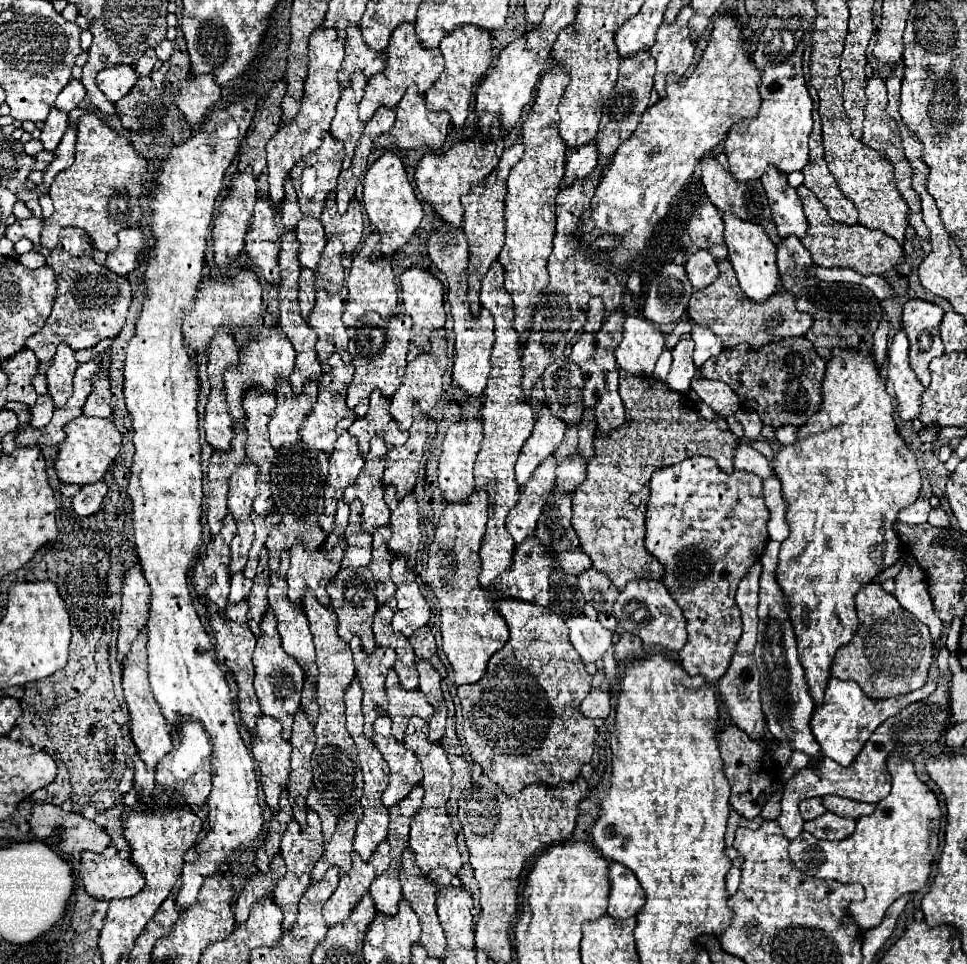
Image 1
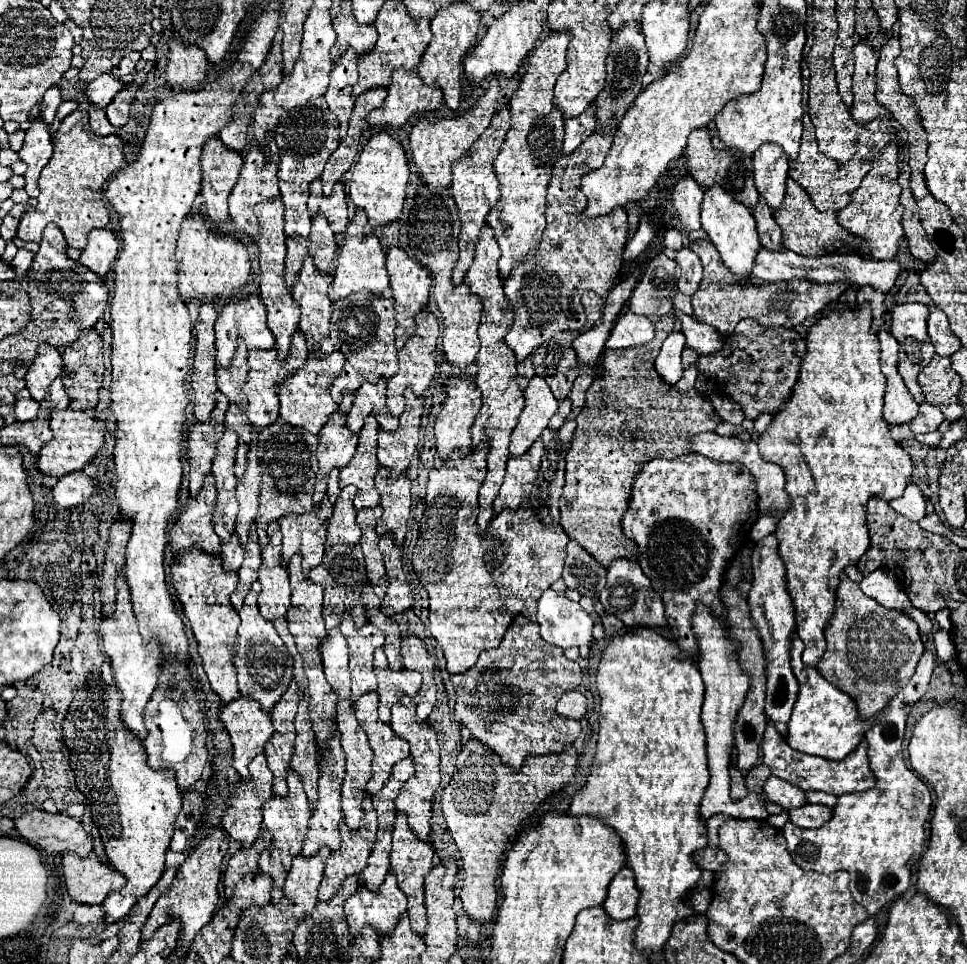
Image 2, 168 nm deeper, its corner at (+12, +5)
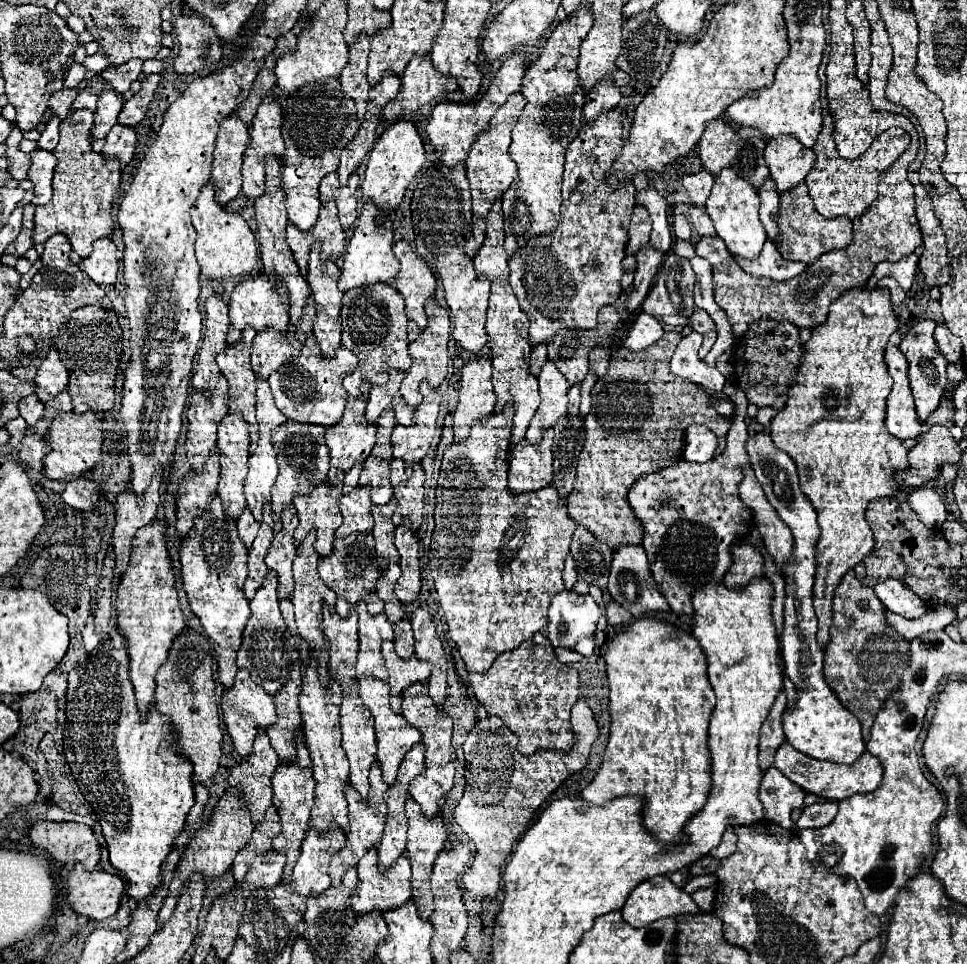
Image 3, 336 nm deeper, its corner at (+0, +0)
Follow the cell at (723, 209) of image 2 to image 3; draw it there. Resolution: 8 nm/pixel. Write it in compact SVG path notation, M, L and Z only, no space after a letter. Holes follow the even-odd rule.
M726 168L716 176L710 198L706 202L706 210L714 222L716 234L724 240L724 244L732 256L738 256L744 260L758 258L758 254L766 242L766 230L762 228L762 222L758 218L758 208L760 208L760 200L758 200L756 190L750 188L750 184L746 184L746 180L736 176L734 170Z

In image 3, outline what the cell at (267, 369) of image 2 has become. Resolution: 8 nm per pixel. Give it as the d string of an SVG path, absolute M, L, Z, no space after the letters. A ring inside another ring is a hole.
M310 296L296 332L288 330L282 336L276 330L268 328L266 332L256 334L252 342L252 370L258 380L268 380L272 372L276 372L284 364L290 364L300 356L304 340L314 330L314 320L316 320L316 308L314 308L314 298Z

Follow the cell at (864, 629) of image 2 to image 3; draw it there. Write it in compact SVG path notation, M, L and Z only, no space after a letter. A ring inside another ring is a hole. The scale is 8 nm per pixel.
M848 572L842 582L836 588L834 594L834 620L830 626L830 644L826 646L826 658L824 658L824 678L828 686L836 692L840 702L858 716L862 724L862 736L868 742L870 740L870 728L874 724L874 718L878 710L882 710L884 702L900 688L900 678L904 670L910 666L910 640L898 634L886 620L886 608L878 600L872 588L864 586L854 572Z

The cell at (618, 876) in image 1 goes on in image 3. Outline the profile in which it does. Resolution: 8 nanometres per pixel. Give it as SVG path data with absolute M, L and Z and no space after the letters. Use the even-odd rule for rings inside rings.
M654 876L646 882L640 882L628 896L622 918L630 926L646 926L658 918L680 916L680 914L698 914L700 908L682 892L668 876Z

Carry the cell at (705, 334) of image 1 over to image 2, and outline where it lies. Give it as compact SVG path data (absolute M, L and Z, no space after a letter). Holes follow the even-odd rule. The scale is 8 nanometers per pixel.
M678 313L678 319L682 321L682 333L686 335L686 345L692 347L698 355L710 355L724 345L724 337L710 325L700 323L684 313Z

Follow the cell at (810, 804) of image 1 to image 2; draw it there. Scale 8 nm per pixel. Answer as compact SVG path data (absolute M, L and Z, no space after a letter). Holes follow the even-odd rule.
M770 775L770 777L768 777L768 781L764 783L762 791L764 791L764 797L766 797L768 801L780 805L780 807L786 809L786 811L806 805L804 791L798 789L796 785L788 783L788 781L778 779L776 775Z

